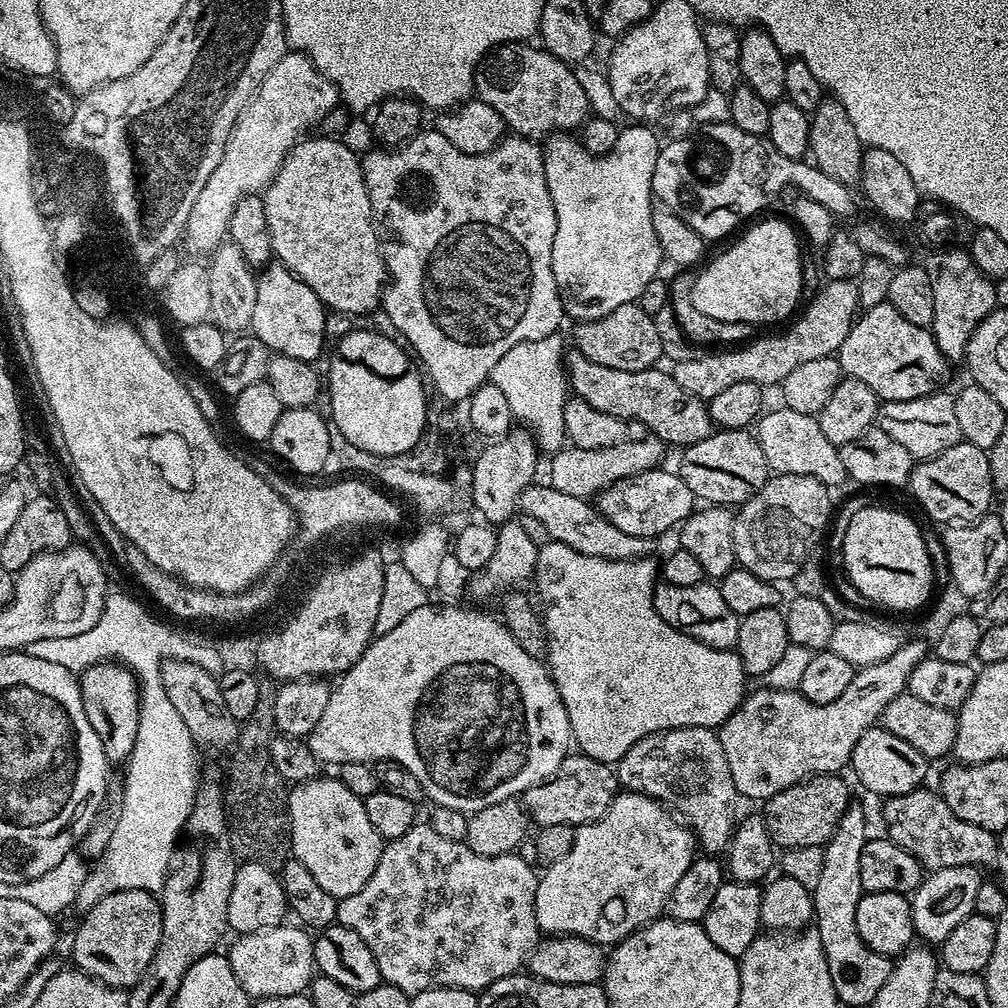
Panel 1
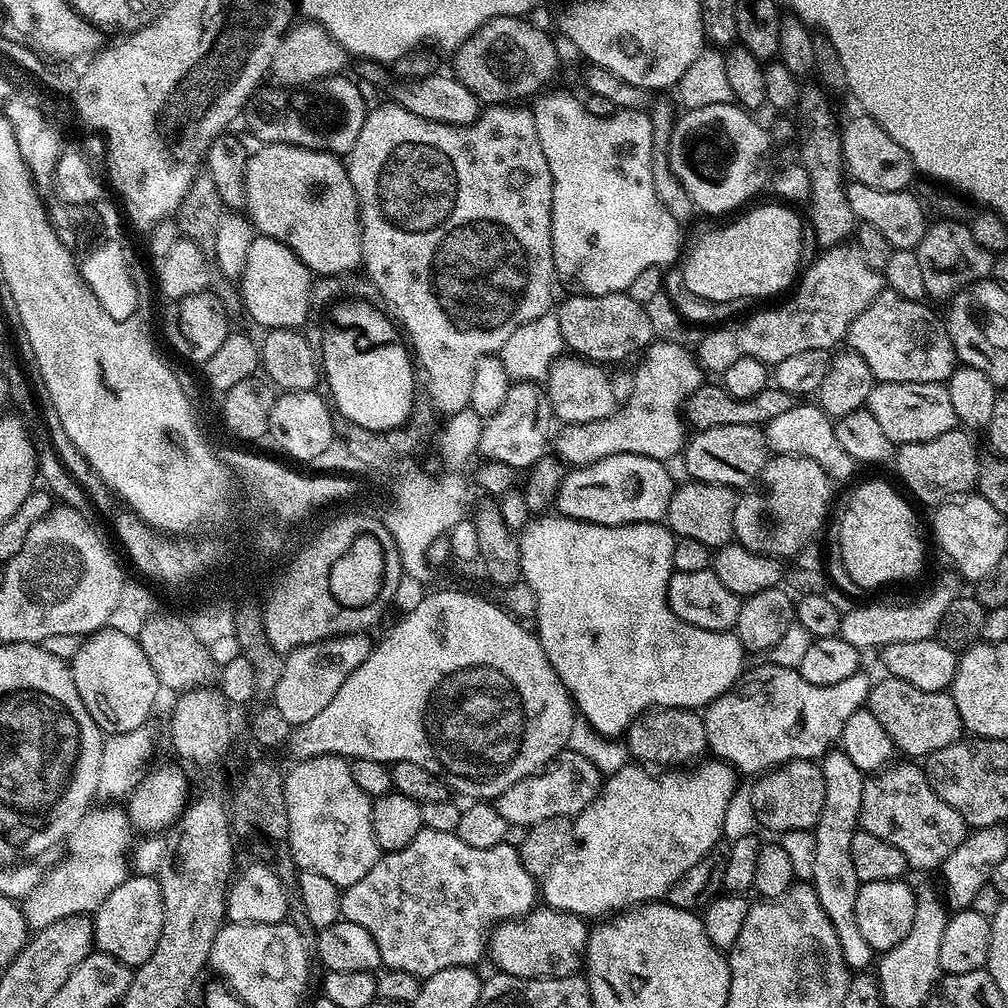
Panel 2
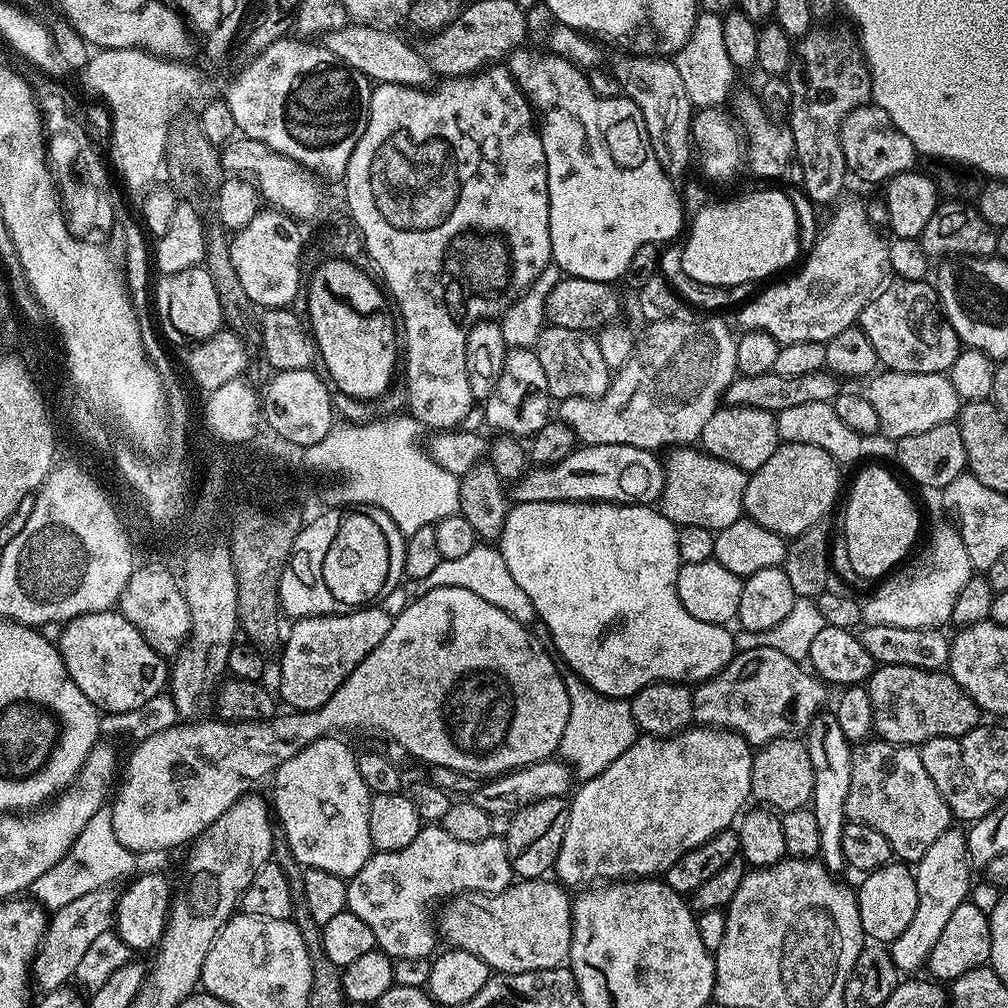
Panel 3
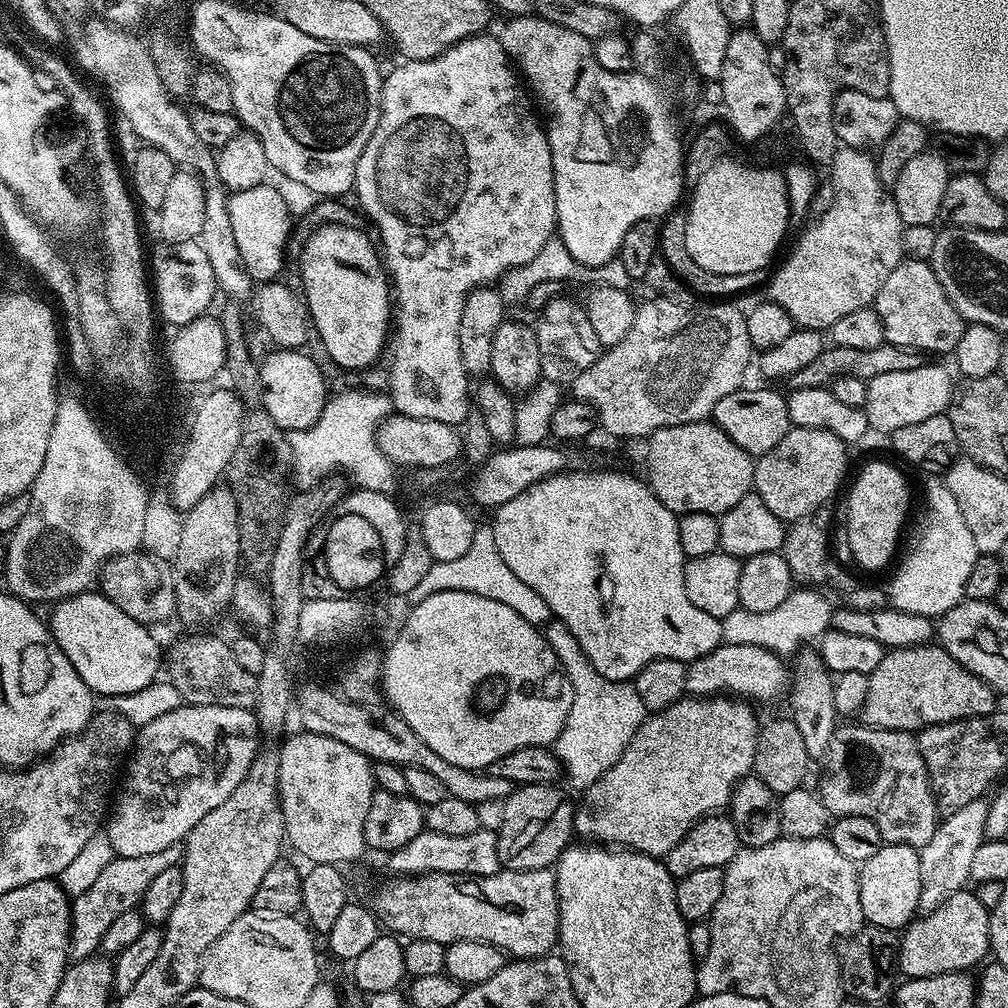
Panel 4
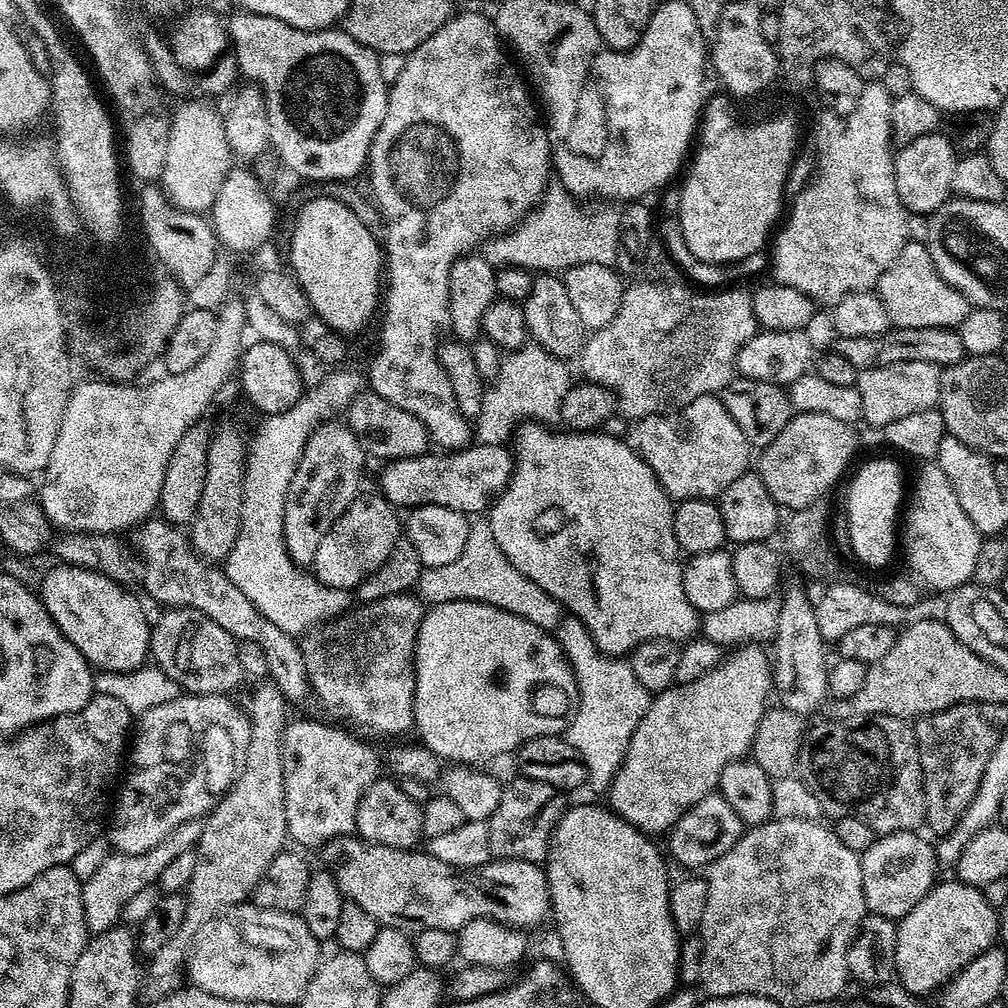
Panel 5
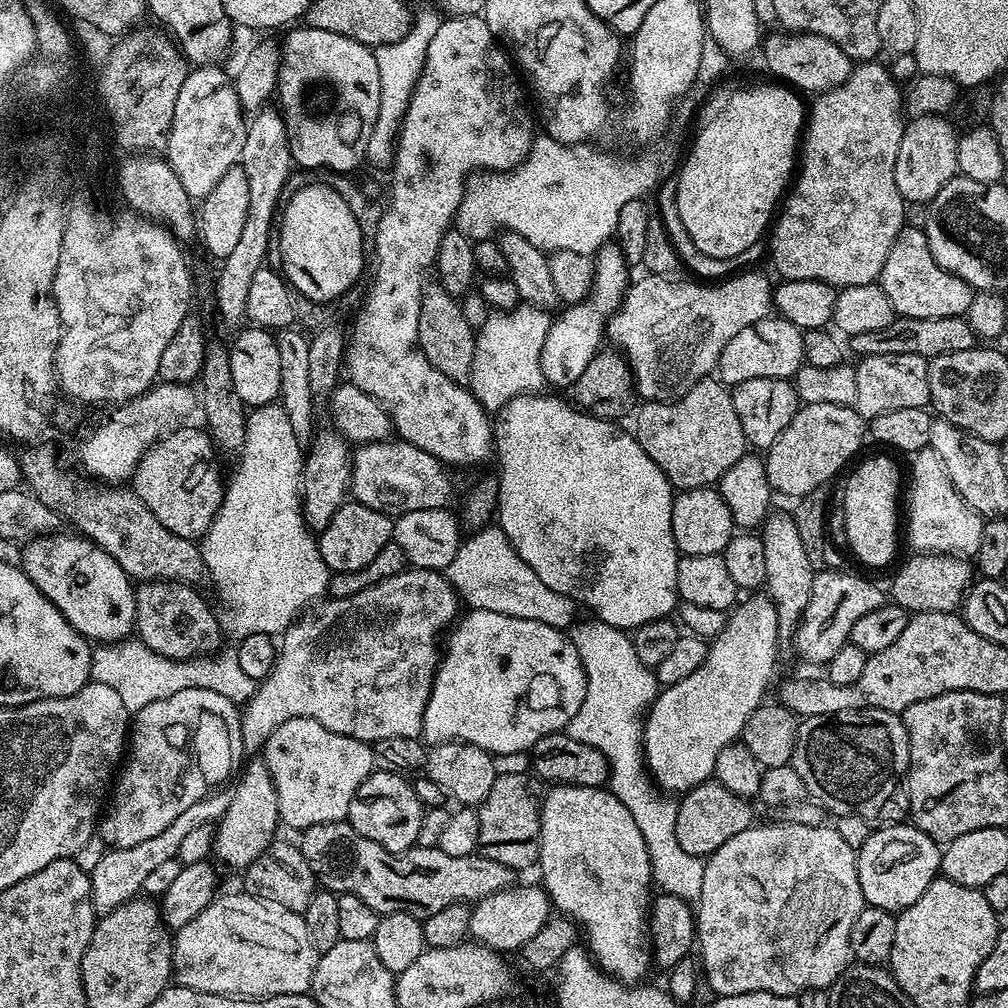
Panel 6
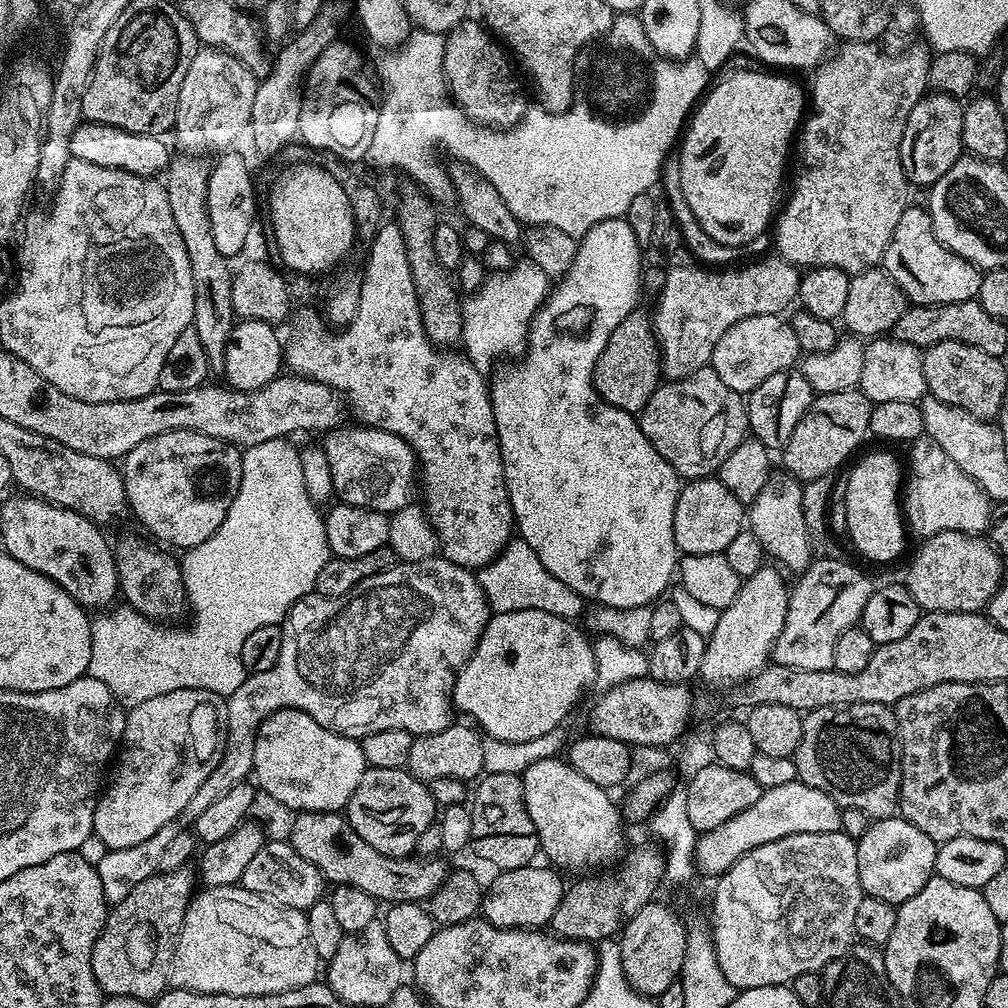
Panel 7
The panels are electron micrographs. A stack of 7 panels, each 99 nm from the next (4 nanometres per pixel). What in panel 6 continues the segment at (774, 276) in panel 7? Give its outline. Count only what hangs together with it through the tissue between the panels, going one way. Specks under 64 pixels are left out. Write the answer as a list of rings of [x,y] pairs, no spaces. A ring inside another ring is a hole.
[[[745,270],[737,275],[729,276],[719,282],[697,282],[695,279],[680,280],[682,278],[669,278],[667,276],[644,274],[637,284],[632,284],[623,293],[620,306],[616,309],[616,313],[608,319],[608,327],[606,329],[607,339],[613,340],[615,347],[626,357],[627,362],[632,367],[632,378],[636,381],[636,391],[641,401],[650,400],[676,400],[679,396],[685,396],[687,392],[695,386],[699,380],[711,377],[717,371],[720,363],[720,355],[726,346],[726,342],[730,342],[730,338],[734,338],[734,334],[738,334],[738,330],[746,330],[746,326],[750,326],[754,322],[763,320],[769,315],[774,308],[774,284],[768,281],[762,273],[756,272],[760,270]]]

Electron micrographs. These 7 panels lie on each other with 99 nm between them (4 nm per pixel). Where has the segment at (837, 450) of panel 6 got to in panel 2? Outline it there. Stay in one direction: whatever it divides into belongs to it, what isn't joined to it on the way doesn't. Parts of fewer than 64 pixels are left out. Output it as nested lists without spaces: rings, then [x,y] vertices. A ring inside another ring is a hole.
[[[773,455],[754,487],[736,501],[735,539],[746,550],[763,556],[791,558],[798,555],[806,545],[813,543],[815,536],[812,535],[823,526],[832,488],[834,481],[818,462],[801,456]]]

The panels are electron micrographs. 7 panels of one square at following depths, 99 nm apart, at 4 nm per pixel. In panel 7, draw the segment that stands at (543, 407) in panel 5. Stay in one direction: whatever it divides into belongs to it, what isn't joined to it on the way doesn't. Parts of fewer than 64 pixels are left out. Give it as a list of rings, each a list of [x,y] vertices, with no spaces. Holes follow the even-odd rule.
[[[516,262],[507,272],[493,272],[488,278],[473,296],[465,295],[461,303],[463,355],[485,374],[491,373],[505,358],[519,357],[527,348],[532,319],[548,299],[550,291],[549,277],[531,262]]]

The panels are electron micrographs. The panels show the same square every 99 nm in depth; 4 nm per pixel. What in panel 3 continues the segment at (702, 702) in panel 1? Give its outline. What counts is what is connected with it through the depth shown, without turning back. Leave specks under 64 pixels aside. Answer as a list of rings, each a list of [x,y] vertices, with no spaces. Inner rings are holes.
[[[526,502],[525,504],[513,503],[508,510],[508,516],[505,518],[505,526],[498,539],[498,549],[505,560],[505,566],[509,570],[511,577],[518,582],[519,586],[522,586],[526,592],[527,597],[530,598],[530,602],[534,604],[534,610],[536,611],[539,623],[544,623],[548,627],[548,632],[552,635],[551,647],[554,649],[555,655],[568,663],[571,673],[579,676],[580,679],[585,680],[594,691],[603,696],[613,696],[616,700],[628,700],[636,695],[638,690],[642,690],[646,686],[651,684],[658,684],[661,682],[675,682],[678,684],[687,684],[689,686],[695,686],[700,684],[704,680],[710,679],[711,676],[717,676],[728,663],[732,661],[733,656],[736,655],[738,649],[736,646],[736,637],[731,627],[723,624],[715,624],[714,622],[702,622],[698,618],[694,618],[694,614],[690,614],[686,610],[686,606],[682,606],[682,602],[678,598],[678,570],[682,563],[680,555],[678,554],[678,528],[668,521],[660,512],[659,507],[649,506],[647,504],[583,504],[582,502]]]

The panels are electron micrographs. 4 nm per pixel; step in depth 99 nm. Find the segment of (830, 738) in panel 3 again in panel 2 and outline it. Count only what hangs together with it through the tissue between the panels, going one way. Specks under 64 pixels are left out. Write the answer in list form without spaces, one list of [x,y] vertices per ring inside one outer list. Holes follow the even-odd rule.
[[[839,750],[827,752],[822,758],[820,769],[826,778],[826,802],[822,802],[822,814],[814,829],[817,855],[810,883],[816,889],[818,902],[822,902],[822,910],[826,910],[826,918],[830,918],[834,926],[834,934],[838,934],[838,946],[842,946],[842,958],[849,969],[868,970],[871,964],[873,967],[874,953],[866,938],[862,938],[862,933],[858,931],[858,918],[854,918],[854,902],[858,902],[861,883],[858,874],[854,874],[854,862],[850,859],[850,842],[860,828],[862,790],[866,776]]]

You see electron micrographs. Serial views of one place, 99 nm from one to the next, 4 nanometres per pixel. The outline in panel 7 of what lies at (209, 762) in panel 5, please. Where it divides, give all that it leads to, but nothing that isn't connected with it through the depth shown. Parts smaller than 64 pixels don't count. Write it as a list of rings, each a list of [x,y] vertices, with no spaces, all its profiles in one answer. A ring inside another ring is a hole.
[[[174,690],[170,694],[158,694],[158,698],[150,698],[146,702],[142,702],[138,706],[127,709],[126,719],[124,722],[124,739],[122,747],[118,752],[118,763],[115,765],[114,771],[111,773],[112,785],[103,789],[100,801],[96,804],[94,810],[94,826],[93,833],[105,843],[105,846],[111,850],[114,848],[125,848],[126,846],[138,846],[138,842],[146,842],[146,838],[150,838],[153,834],[158,834],[158,830],[162,830],[162,826],[166,826],[166,822],[170,822],[174,818],[178,818],[178,814],[182,814],[182,810],[186,806],[186,802],[190,802],[190,798],[194,798],[194,794],[198,794],[198,786],[202,786],[202,782],[206,782],[206,778],[210,774],[210,770],[214,770],[214,766],[218,766],[218,762],[224,753],[224,739],[228,733],[228,706],[225,697],[219,696],[217,692],[210,690]]]

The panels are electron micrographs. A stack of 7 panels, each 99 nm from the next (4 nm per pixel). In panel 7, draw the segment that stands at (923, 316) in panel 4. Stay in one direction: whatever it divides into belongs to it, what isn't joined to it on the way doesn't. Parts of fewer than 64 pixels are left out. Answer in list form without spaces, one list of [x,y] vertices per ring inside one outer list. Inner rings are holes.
[[[909,206],[902,218],[898,218],[898,226],[894,226],[894,234],[884,251],[882,268],[912,304],[953,304],[975,300],[985,287],[979,268],[938,242],[932,219],[924,206]]]

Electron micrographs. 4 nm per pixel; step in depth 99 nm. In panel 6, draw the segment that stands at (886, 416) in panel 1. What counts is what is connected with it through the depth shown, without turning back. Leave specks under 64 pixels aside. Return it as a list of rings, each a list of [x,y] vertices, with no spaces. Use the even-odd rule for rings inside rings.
[[[874,354],[855,361],[854,382],[858,389],[855,410],[870,422],[878,414],[890,414],[890,410],[914,410],[928,408],[930,382],[928,360],[918,354]]]

